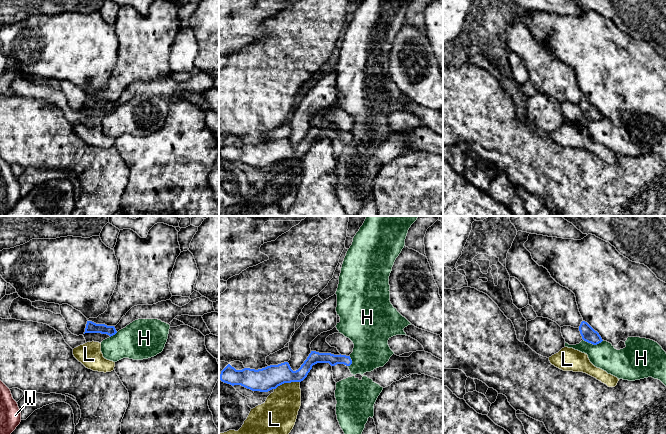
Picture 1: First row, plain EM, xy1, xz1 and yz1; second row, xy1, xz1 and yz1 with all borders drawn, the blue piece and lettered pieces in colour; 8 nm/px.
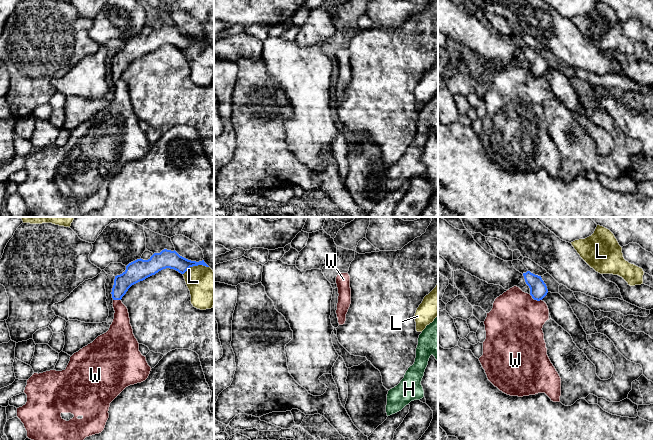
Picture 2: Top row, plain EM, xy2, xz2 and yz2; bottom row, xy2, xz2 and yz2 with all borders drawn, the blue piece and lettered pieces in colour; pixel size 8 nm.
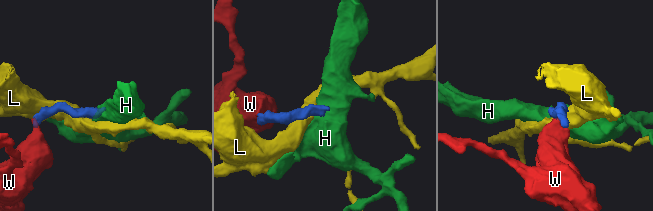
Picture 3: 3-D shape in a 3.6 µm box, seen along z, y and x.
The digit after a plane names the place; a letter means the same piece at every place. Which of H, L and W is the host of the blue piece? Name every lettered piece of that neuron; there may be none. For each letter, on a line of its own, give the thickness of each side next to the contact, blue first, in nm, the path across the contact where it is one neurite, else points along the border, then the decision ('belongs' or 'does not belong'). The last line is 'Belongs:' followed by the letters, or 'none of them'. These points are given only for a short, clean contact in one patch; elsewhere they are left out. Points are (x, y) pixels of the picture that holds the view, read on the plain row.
H: calibres 120 and 200 nm; border yz1 (583, 115), (593, 120), (598, 120), (603, 116); does not belong
L: calibres 190 and 280 nm; border xz1 (299, 157), (284, 158), (274, 165); does not belong
W: calibres 140 and 440 nm; way yz2 (538, 66), (535, 75), (529, 85), (515, 99); belongs
Belongs: W

